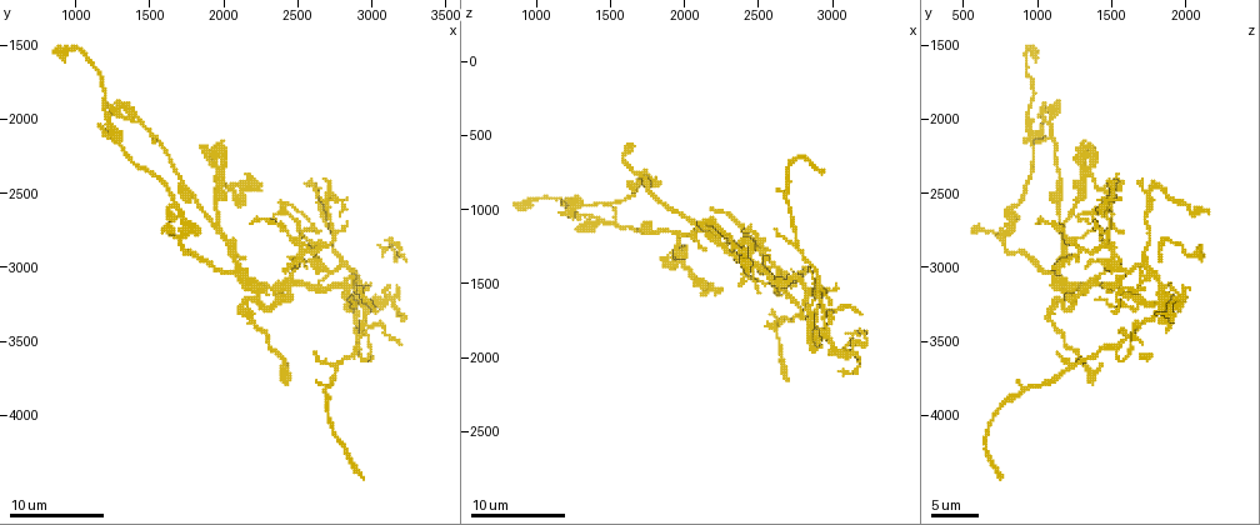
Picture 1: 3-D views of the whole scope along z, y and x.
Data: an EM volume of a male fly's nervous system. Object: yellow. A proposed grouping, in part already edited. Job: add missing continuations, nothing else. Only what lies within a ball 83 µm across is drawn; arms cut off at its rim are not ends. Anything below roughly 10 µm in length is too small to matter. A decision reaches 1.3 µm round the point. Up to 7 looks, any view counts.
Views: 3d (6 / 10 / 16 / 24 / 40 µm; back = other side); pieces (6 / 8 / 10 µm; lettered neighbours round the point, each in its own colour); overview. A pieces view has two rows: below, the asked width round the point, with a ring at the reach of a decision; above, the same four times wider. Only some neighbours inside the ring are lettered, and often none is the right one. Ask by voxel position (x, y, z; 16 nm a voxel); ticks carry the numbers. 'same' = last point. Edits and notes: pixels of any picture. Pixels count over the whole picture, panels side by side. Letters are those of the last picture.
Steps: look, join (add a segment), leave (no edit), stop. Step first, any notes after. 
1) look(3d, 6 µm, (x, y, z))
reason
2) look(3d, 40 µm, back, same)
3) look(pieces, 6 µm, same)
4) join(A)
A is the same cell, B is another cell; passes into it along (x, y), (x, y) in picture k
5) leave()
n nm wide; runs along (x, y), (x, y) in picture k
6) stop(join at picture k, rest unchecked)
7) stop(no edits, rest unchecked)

look(3d, 10 µm, (2960, 3140, 1720))
thin end

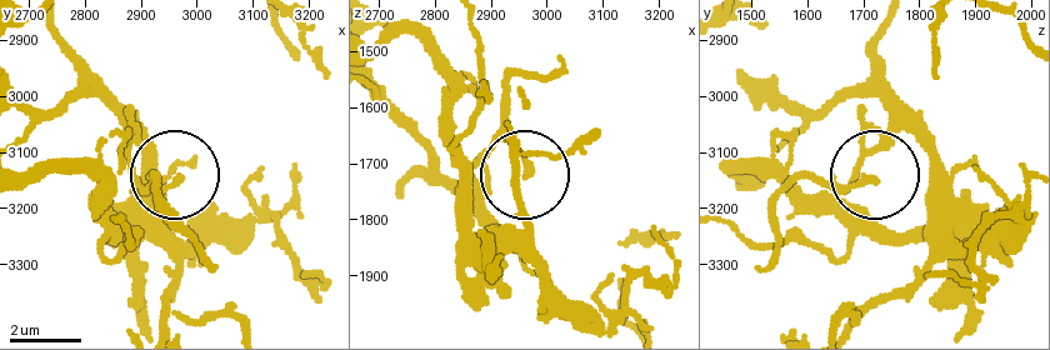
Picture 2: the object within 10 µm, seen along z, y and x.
look(pieces, 6 µm, (2965, 3150, 1720))

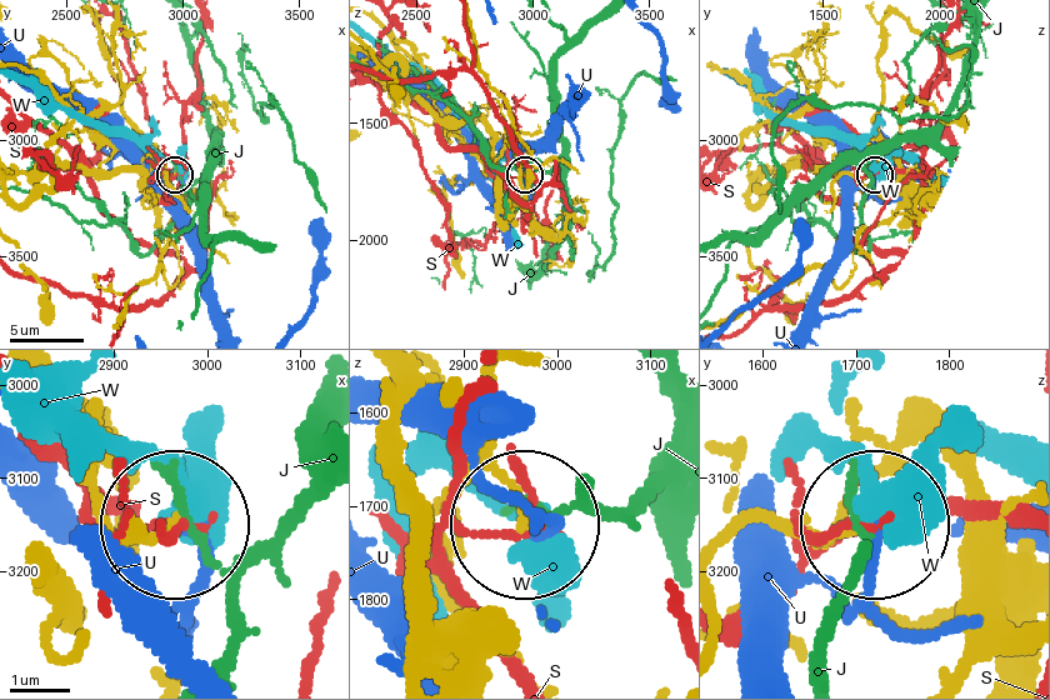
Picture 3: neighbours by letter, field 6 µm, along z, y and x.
leave()
J, S, U and W are other cells; runs along (786, 169), (873, 139), (875, 176) in picture 3; none of them fits

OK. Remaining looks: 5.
look(pieces, 8 µm, (2440, 3020, 1140))
an open end

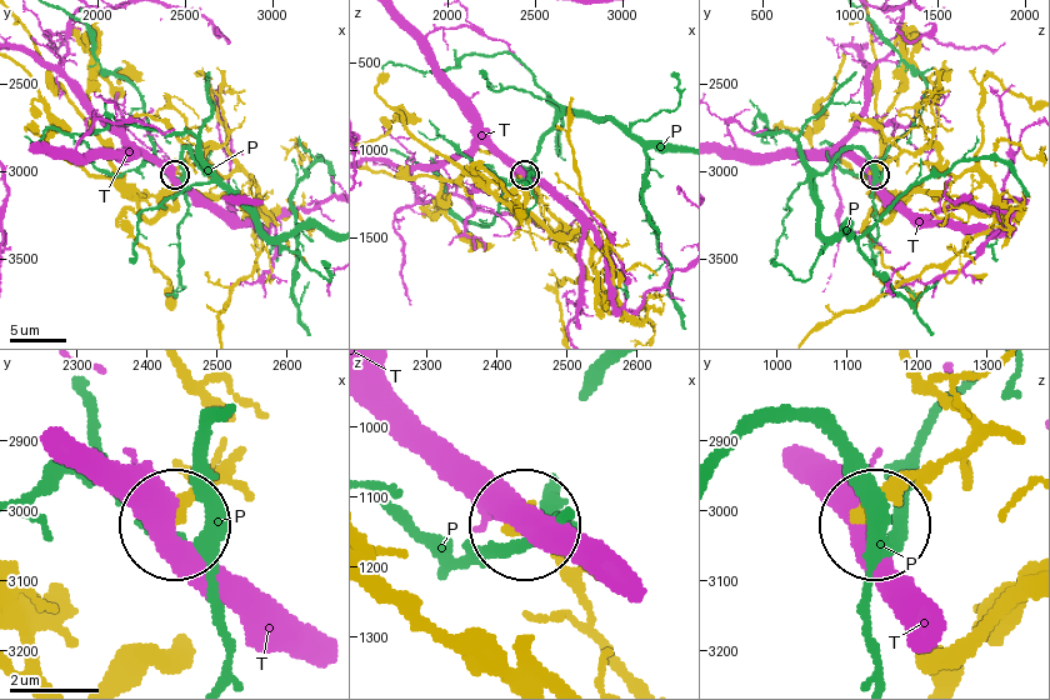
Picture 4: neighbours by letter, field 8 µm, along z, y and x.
leave()
P and T are other cells; runs along (234, 455), (174, 515) in picture 4; none of them fits

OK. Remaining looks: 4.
look(pieces, 10 µm, (3040, 3320, 1520))

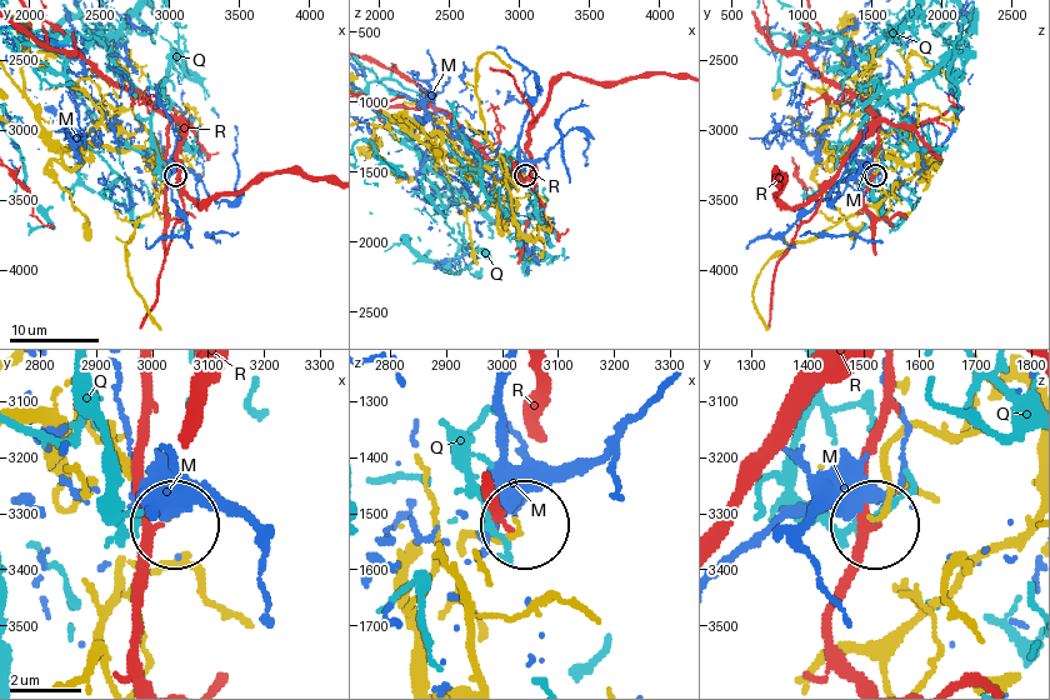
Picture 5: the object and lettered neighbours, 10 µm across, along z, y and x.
leave()
M, Q and R are other cells; none of them fits

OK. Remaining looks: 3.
look(pieces, 8 µm, (2180, 2700, 980))
long arm stops here

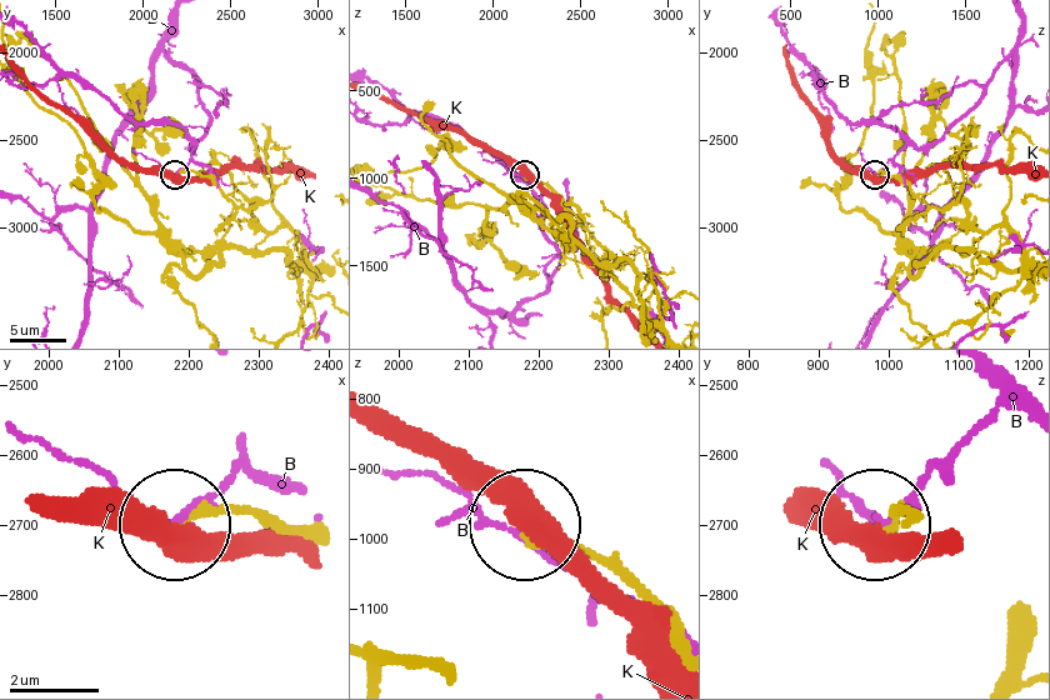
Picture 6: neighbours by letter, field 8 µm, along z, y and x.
leave()
B and K are other cells; no lettered segment goes on from it

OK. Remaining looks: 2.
stop(no edits, rest unchecked)

